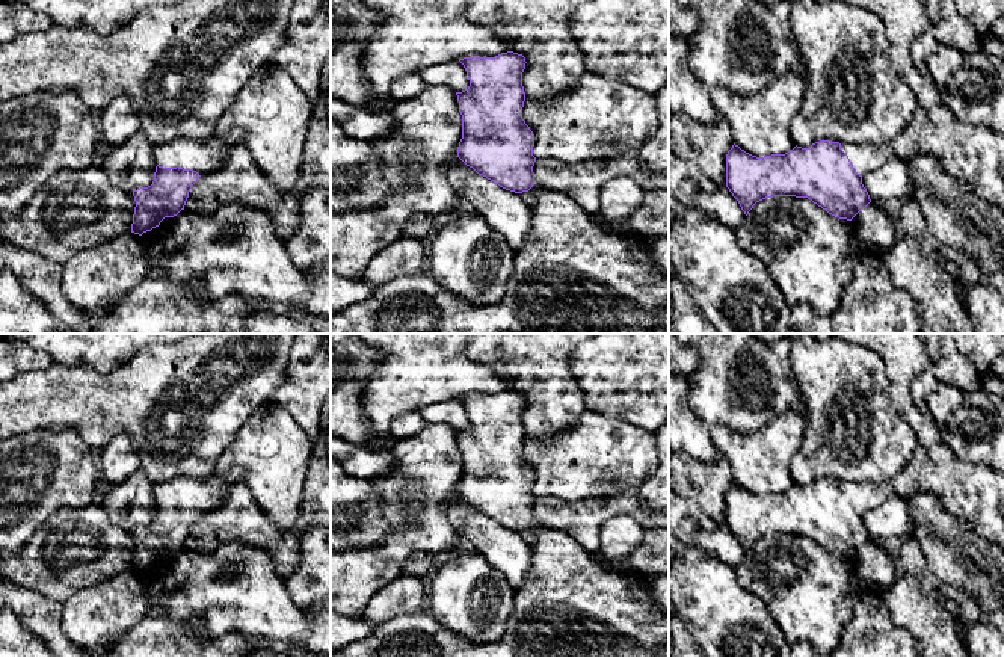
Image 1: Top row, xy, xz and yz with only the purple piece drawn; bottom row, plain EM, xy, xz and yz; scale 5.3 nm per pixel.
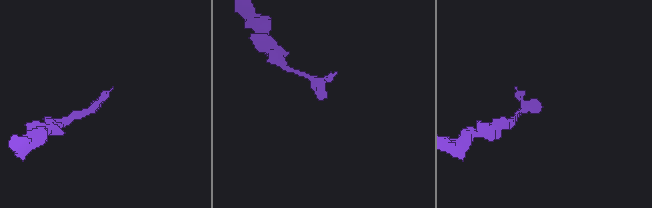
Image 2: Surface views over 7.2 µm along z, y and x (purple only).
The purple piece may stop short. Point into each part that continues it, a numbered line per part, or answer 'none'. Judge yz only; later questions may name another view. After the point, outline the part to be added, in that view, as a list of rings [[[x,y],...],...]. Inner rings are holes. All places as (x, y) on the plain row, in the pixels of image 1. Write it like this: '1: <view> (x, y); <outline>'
1: yz (971, 491); [[[942,441],[929,449],[918,446],[907,464],[889,480],[842,480],[841,488],[862,515],[889,497],[906,500],[915,494],[932,494],[945,512],[966,521],[969,527],[1004,551],[1004,474],[983,462],[960,461]]]

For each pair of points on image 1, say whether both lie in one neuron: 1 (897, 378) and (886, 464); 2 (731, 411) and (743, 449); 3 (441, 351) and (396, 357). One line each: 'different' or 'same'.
1: different
2: different
3: same

